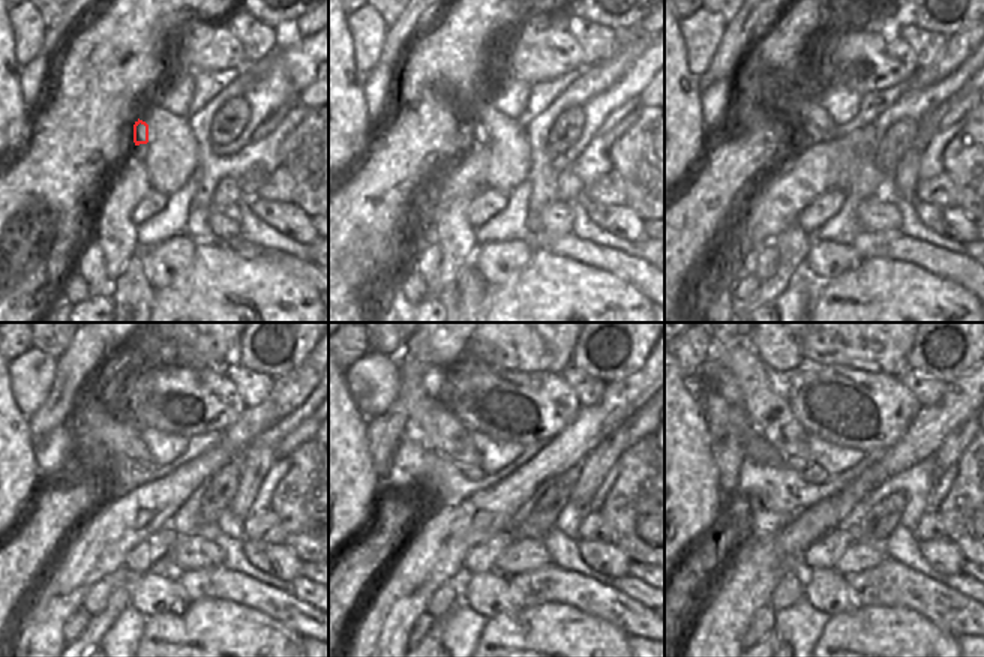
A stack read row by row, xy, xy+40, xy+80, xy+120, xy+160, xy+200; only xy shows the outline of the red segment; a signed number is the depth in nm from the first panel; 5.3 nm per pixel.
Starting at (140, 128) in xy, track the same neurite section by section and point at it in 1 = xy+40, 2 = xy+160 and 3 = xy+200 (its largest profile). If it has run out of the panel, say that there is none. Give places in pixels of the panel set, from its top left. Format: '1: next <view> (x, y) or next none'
1: next xy+40 (480, 135)
2: next xy+160 (471, 471)
3: next xy+200 (812, 473)

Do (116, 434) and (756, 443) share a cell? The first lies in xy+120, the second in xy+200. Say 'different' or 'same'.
different

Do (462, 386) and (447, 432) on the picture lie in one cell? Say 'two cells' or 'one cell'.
two cells

